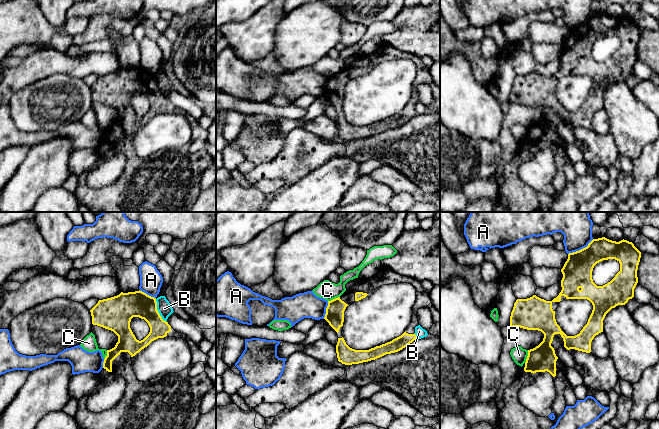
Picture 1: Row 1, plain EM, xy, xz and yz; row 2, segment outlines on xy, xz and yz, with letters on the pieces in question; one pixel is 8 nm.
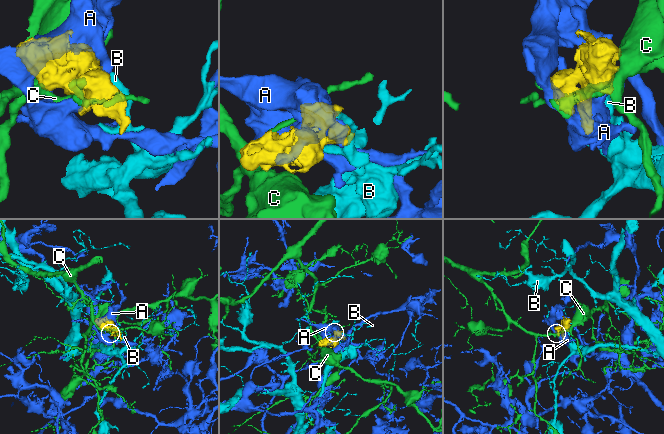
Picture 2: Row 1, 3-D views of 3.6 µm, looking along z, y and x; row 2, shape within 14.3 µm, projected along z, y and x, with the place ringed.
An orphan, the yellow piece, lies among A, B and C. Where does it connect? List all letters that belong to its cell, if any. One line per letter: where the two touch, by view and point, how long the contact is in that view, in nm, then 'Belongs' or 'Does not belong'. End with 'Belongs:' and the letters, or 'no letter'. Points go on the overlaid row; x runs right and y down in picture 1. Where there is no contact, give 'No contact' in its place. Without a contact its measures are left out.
A: Touches yellow at yz (581, 249). Shared border 240 nm. Does not belong
B: Touches yellow at xy (157, 311). Shared border 220 nm. Does not belong
C: Touches yellow at yz (527, 356). Shared border 110 nm. Does not belong
Belongs: no letter

